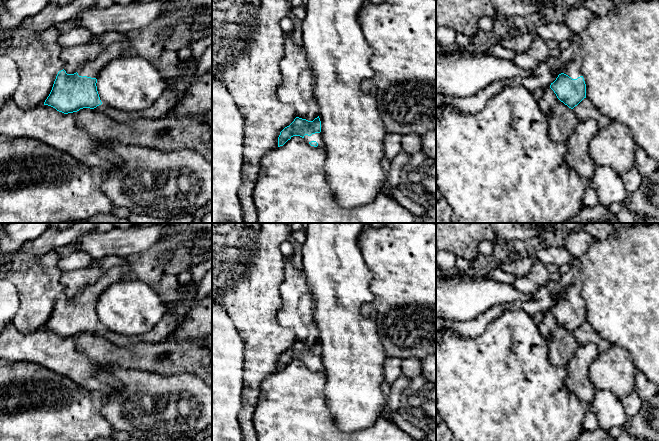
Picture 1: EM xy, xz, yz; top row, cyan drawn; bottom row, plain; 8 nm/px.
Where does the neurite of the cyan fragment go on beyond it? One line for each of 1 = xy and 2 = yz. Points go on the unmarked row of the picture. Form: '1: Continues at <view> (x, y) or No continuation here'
1: Continues at xy (91, 293)
2: Continues at yz (573, 293)

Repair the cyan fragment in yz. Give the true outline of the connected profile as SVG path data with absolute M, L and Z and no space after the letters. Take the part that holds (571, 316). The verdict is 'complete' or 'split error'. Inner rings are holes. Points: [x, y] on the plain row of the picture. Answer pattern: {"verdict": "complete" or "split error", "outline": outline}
{"verdict": "split error", "outline": "M581 282L569 286L563 296L550 309L557 322L571 333L586 322L586 308L581 291Z"}

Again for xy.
{"verdict": "split error", "outline": "M115 266L106 270L93 285L85 287L76 297L67 298L64 293L59 295L44 329L64 338L101 329L96 301L106 288L122 278L123 267Z"}

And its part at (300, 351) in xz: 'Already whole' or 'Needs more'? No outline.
Needs more

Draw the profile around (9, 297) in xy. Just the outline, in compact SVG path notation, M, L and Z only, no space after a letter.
M0 278L0 334L12 322L19 309L19 293L16 286L6 278Z

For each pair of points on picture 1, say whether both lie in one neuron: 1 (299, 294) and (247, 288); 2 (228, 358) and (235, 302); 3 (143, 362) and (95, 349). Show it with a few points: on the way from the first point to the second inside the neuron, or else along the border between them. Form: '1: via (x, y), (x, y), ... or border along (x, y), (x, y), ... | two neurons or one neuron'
1: border along (285, 269), (280, 287), (282, 307), (277, 315) | two neurons
2: border along (222, 307), (243, 342) | two neurons
3: via (131, 359), (129, 357), (116, 357), (107, 354) | one neuron

